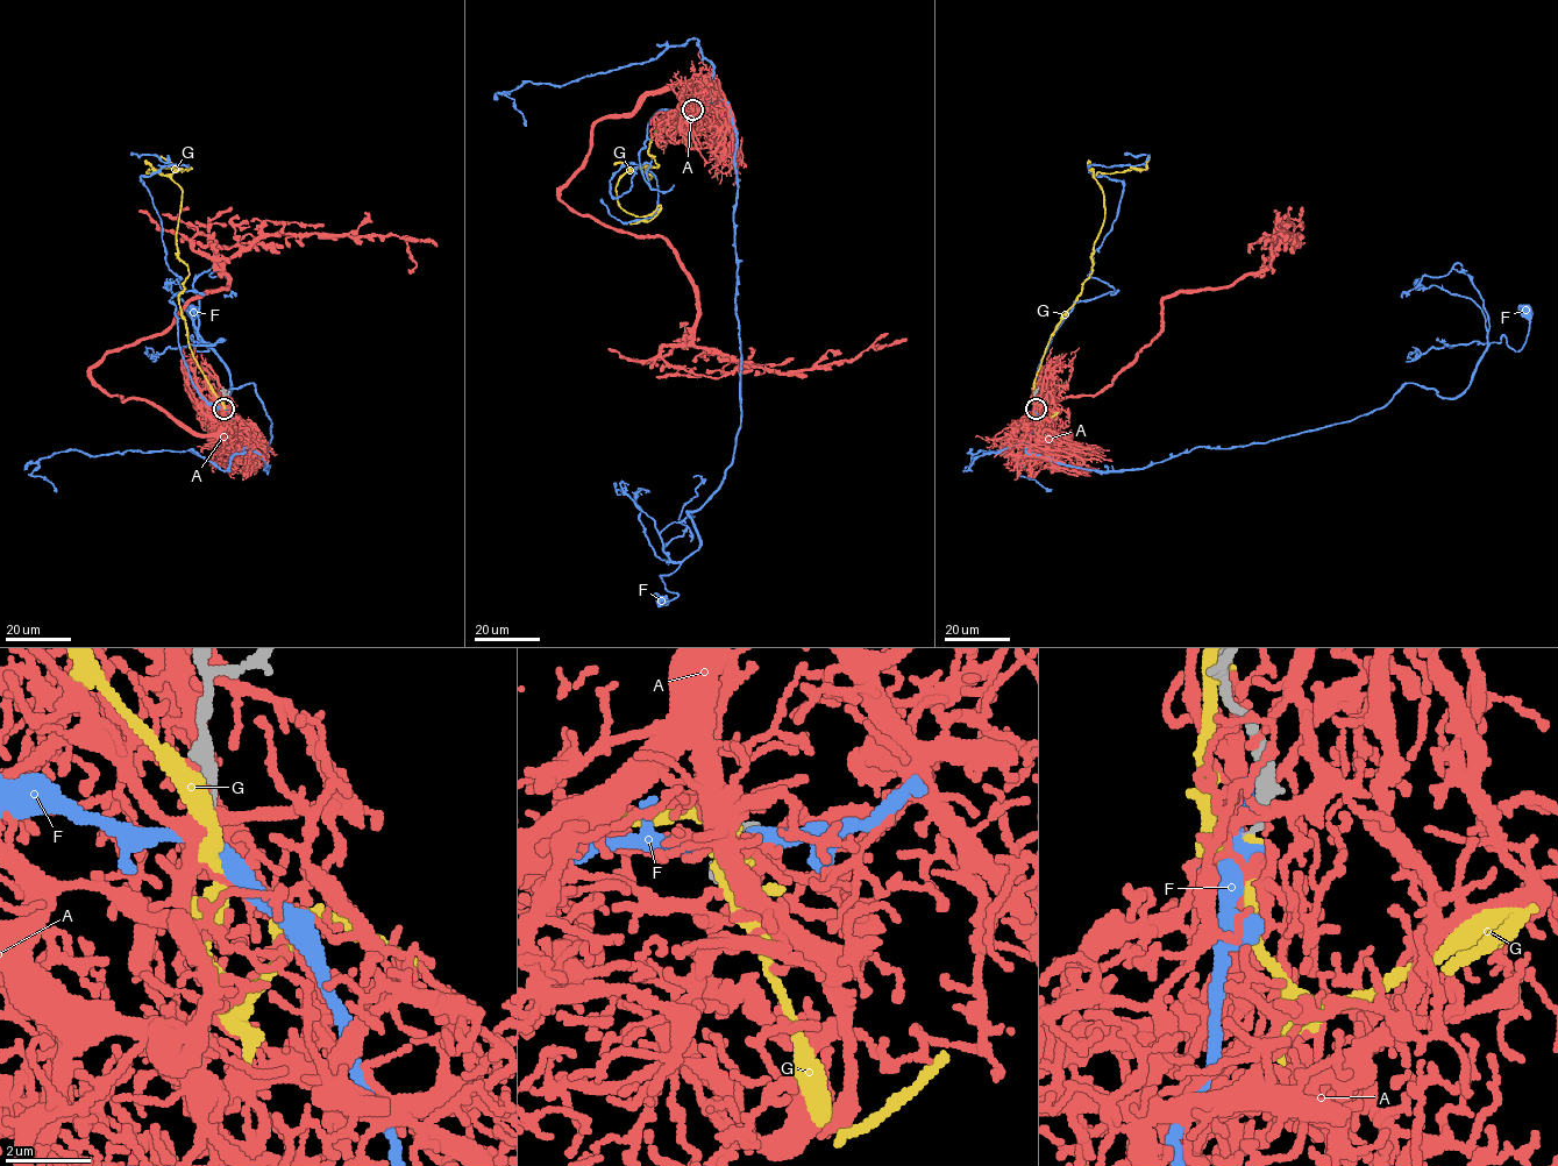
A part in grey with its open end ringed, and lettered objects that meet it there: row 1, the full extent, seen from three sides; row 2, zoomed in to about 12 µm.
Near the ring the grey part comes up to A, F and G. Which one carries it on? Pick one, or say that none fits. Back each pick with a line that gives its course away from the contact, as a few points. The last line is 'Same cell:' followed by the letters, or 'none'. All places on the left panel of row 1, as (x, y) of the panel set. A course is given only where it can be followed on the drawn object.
A: via (222, 407), (215, 433), (196, 434), (90, 370), (225, 288), (227, 261), (264, 236), (398, 235), (408, 269)
Same cell: A

